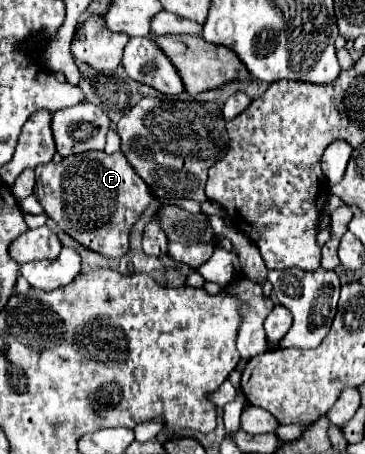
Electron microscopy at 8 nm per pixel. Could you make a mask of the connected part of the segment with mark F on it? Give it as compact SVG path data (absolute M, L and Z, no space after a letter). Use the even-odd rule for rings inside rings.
M89 151L81 155L65 157L59 163L47 163L39 165L35 169L35 191L33 195L43 205L45 213L73 239L77 239L81 245L107 255L107 257L121 257L129 247L129 231L143 213L143 209L151 201L151 191L143 183L143 179L133 171L133 167L127 163L123 153L105 155L103 151Z

